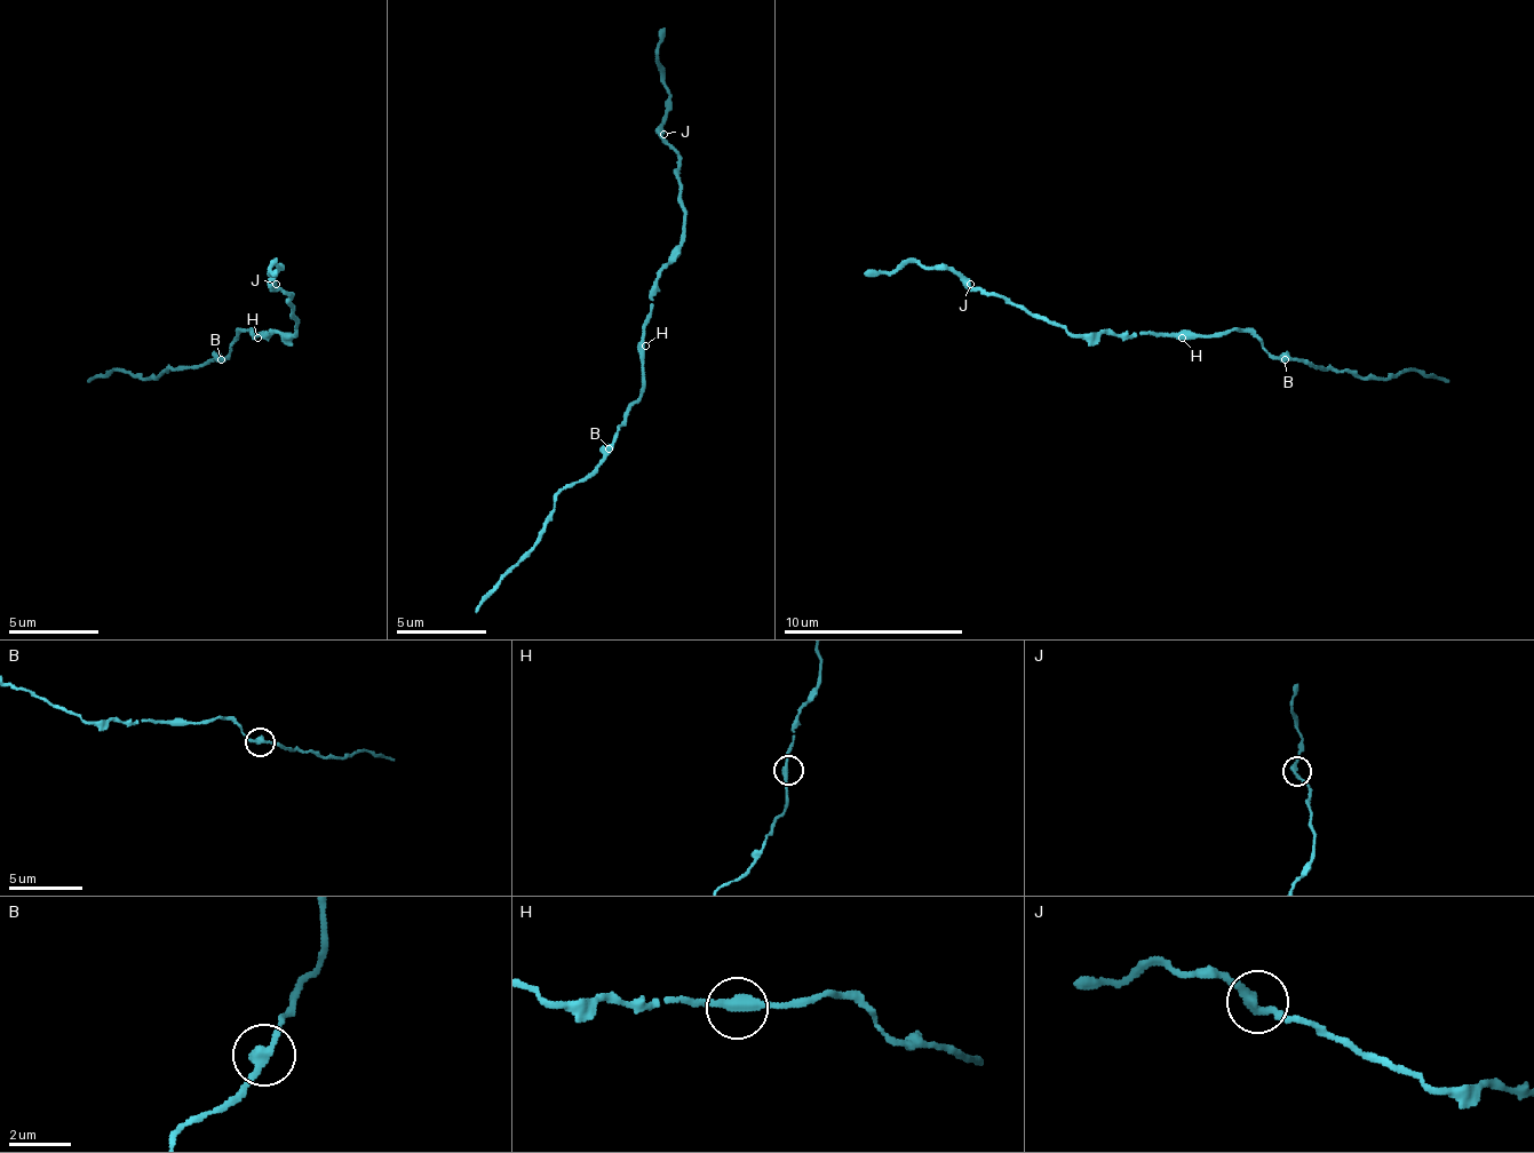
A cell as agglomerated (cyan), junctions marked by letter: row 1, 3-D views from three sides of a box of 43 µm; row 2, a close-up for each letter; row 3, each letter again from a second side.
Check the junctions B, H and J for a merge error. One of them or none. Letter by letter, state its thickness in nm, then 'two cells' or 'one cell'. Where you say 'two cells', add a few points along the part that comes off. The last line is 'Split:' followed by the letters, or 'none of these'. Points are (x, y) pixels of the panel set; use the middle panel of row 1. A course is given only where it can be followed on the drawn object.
B: 300 nm | one cell
H: 300 nm | one cell
J: 280 nm | one cell
Split: none of these

